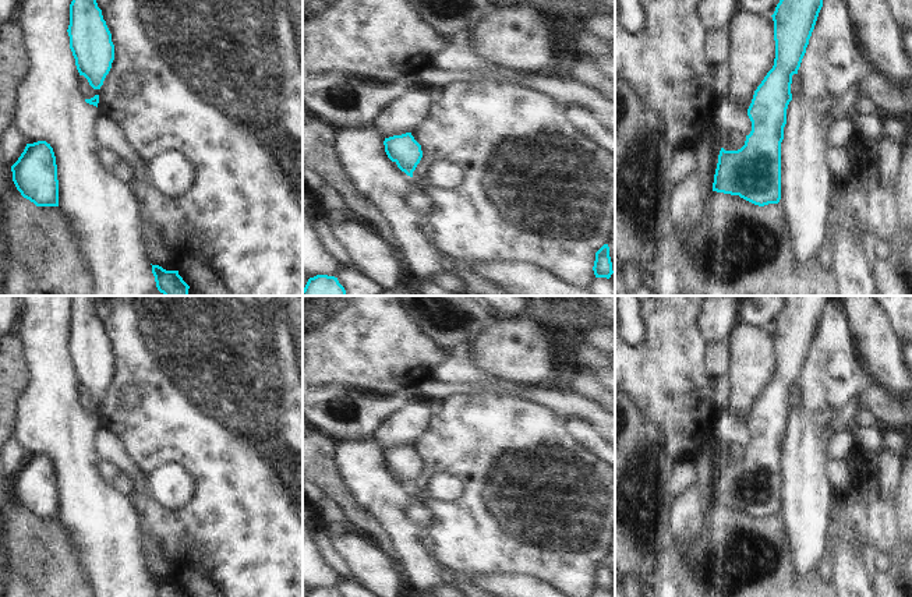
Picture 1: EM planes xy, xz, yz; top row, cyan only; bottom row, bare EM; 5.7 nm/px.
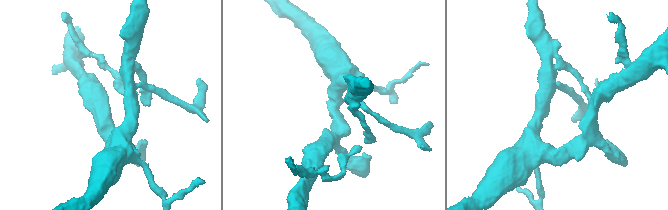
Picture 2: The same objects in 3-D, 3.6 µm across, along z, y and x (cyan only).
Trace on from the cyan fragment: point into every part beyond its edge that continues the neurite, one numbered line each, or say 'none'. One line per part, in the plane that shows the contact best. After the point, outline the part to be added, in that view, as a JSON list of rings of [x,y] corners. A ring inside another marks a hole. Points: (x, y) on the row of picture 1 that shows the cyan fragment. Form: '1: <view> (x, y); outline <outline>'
none

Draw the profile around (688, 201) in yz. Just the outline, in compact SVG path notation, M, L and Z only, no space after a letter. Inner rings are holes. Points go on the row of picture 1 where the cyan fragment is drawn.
M699 169L674 184L669 199L669 215L674 229L686 236L701 218L706 201L707 195Z

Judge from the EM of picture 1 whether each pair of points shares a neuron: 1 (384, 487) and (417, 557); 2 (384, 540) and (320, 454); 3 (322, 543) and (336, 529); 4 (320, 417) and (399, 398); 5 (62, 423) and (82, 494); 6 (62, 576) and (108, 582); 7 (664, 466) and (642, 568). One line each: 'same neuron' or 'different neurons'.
1: same neuron
2: same neuron
3: different neurons
4: same neuron
5: same neuron
6: different neurons
7: same neuron

